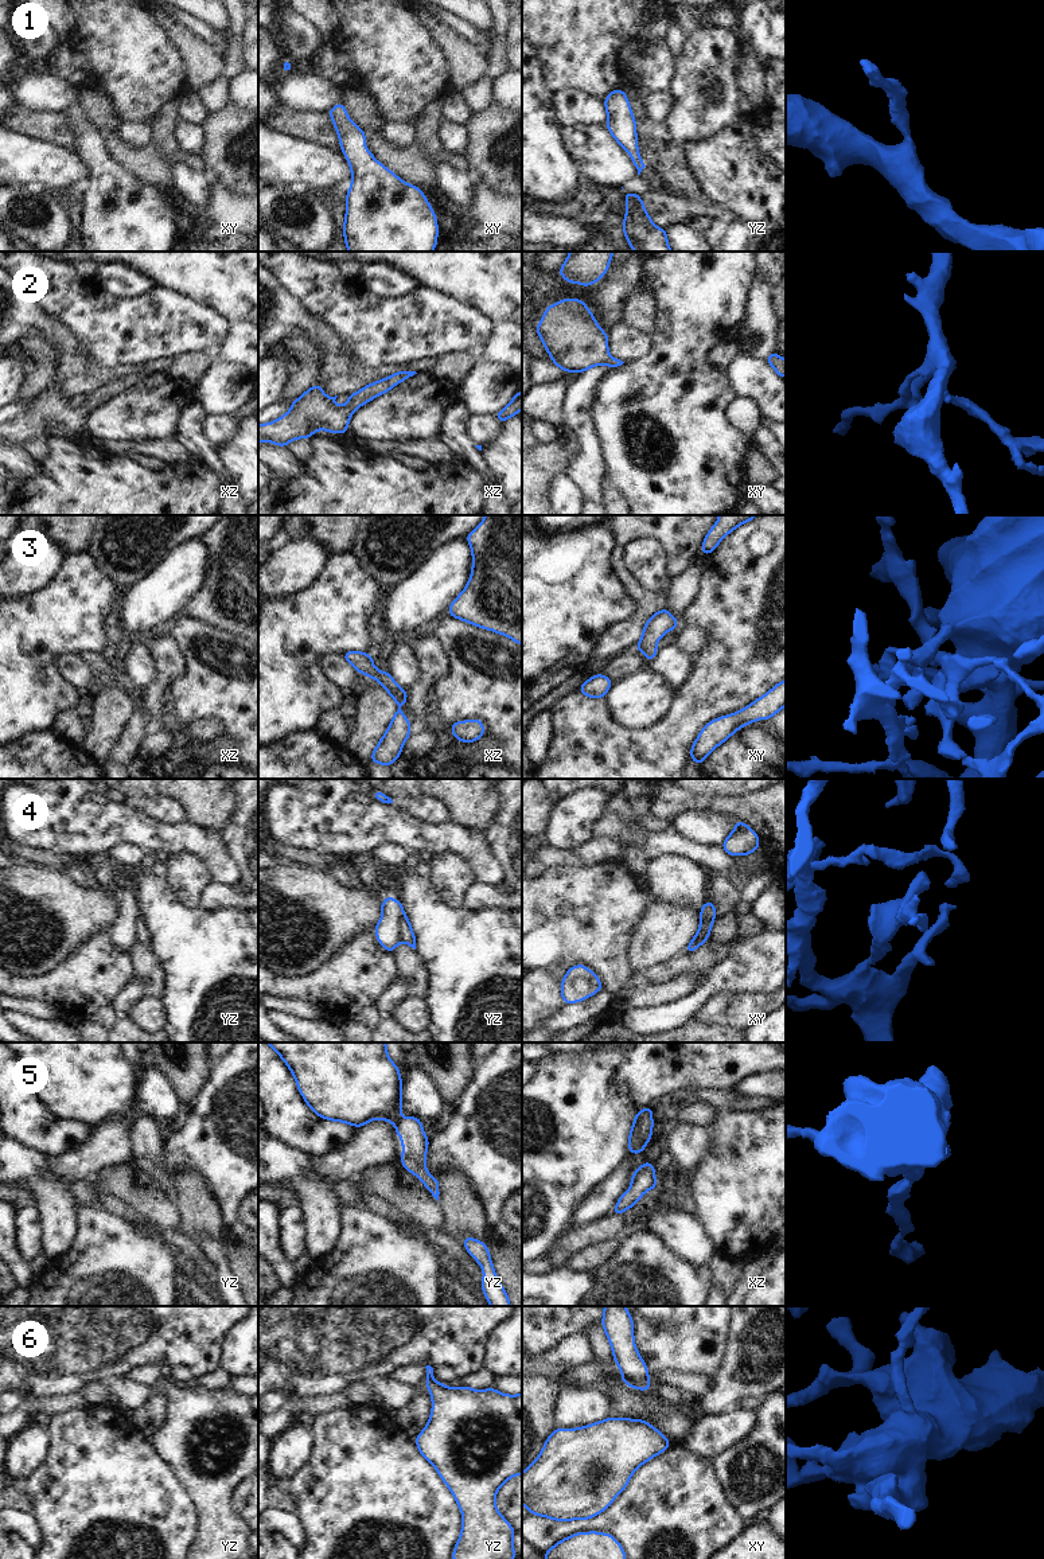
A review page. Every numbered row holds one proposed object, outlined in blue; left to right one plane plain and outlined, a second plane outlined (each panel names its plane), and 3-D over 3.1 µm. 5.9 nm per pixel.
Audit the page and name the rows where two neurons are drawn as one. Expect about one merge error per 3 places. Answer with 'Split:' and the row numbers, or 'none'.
Split: 4

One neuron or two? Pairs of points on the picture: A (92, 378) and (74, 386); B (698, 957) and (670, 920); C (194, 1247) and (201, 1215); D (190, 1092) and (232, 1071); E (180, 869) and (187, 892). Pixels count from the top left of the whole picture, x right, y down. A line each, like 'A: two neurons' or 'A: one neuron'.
A: one neuron
B: two neurons
C: two neurons
D: two neurons
E: one neuron

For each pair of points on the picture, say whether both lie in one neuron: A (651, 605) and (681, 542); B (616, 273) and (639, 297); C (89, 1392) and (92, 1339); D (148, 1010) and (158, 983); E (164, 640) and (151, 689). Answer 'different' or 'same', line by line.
A: same
B: different
C: different
D: different
E: same

